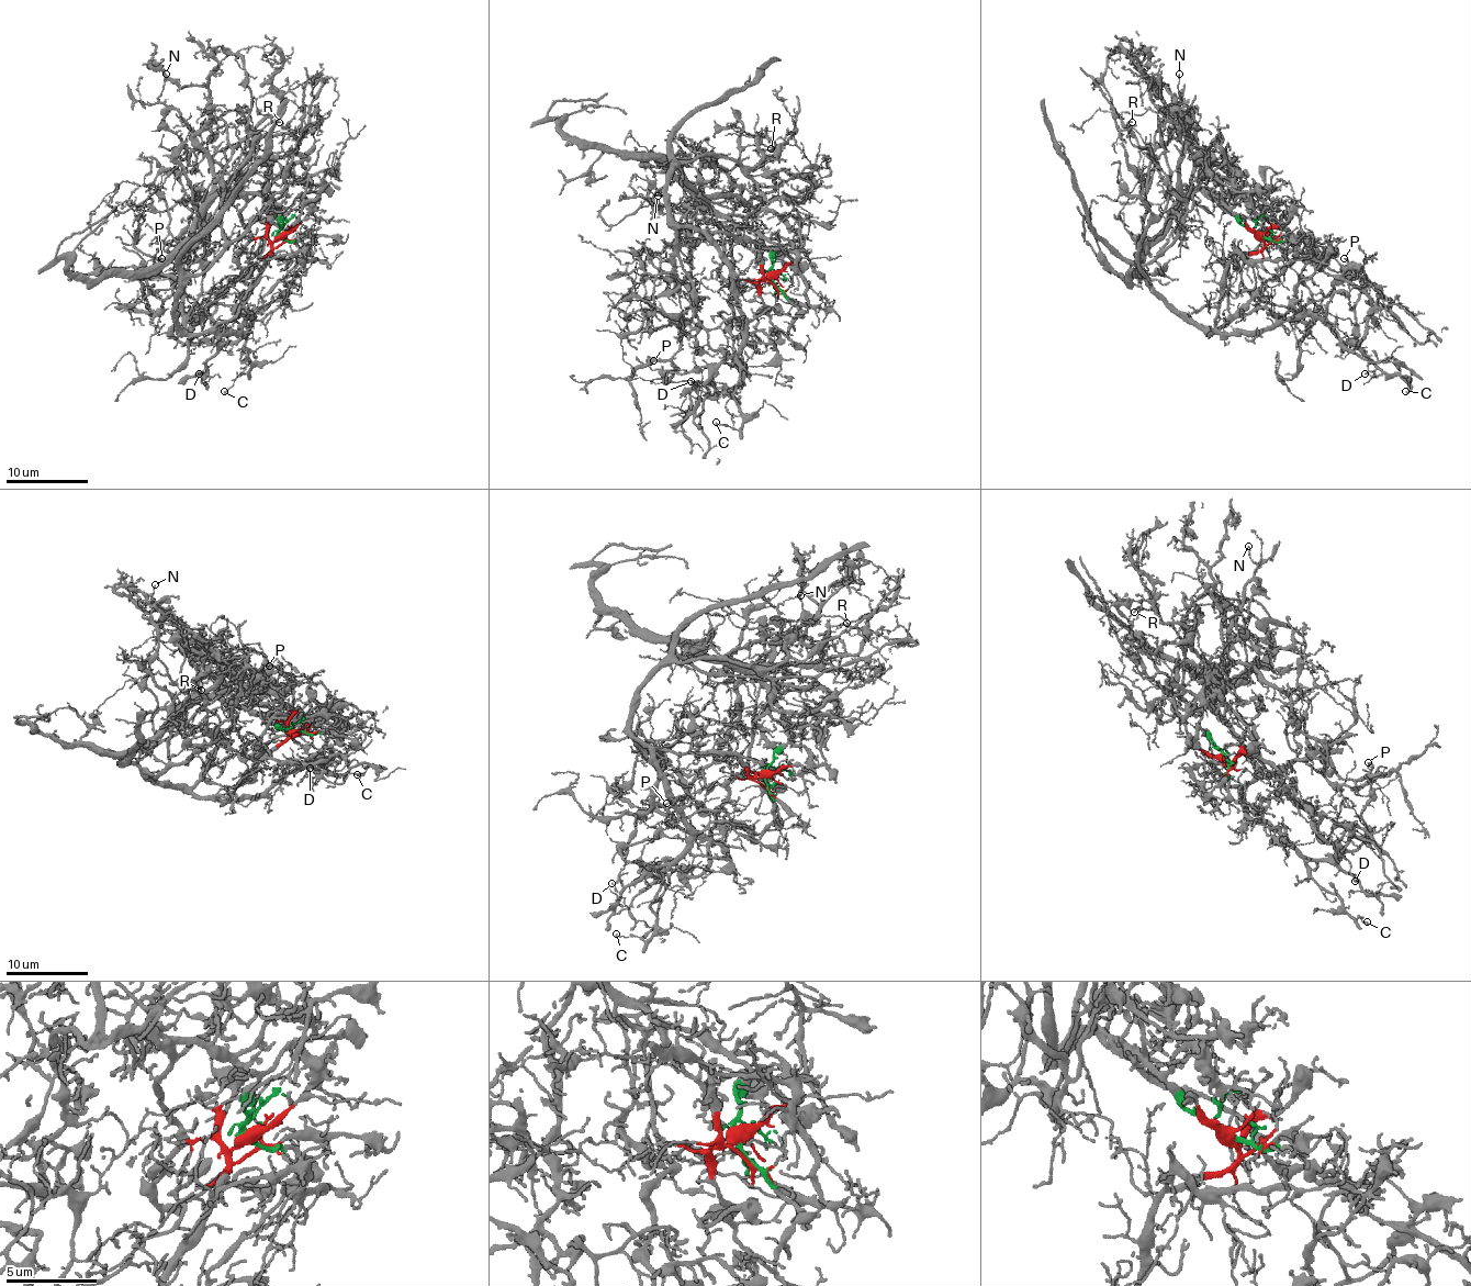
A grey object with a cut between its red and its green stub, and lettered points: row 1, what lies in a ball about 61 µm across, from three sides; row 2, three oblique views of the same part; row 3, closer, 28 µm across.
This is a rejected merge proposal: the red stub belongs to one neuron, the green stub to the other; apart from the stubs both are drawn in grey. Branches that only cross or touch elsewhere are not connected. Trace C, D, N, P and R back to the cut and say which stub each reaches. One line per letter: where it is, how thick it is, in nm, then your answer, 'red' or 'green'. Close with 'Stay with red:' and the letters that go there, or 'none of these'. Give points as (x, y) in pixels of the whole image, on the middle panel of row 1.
C: (716, 422) | 120 nm | red
D: (691, 381) | 100 nm | red
N: (658, 196) | 110 nm | green
P: (653, 360) | 120 nm | green
R: (771, 148) | 120 nm | red
Stay with red: C, D, R

